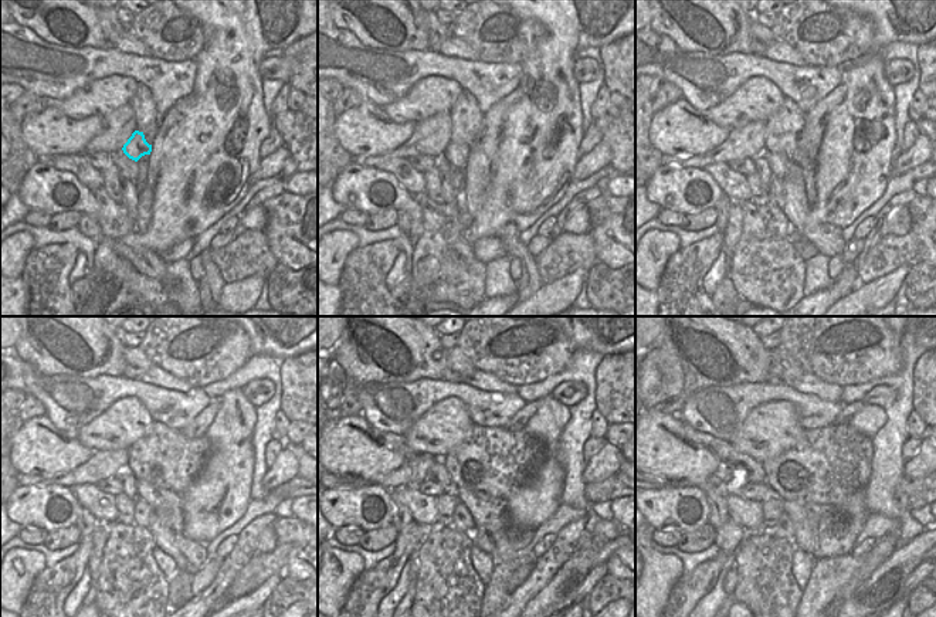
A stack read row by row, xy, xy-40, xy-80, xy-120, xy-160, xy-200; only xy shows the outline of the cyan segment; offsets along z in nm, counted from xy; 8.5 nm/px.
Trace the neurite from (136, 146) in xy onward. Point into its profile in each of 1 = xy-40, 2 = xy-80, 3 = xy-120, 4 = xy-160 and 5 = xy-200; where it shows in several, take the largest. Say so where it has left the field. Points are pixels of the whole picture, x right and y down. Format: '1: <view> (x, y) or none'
1: xy-40 (457, 153)
2: xy-80 (777, 162)
3: xy-120 (156, 498)
4: xy-160 (482, 507)
5: xy-200 (823, 531)

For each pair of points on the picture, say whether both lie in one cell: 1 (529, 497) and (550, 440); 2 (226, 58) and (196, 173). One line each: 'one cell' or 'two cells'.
1: one cell
2: one cell

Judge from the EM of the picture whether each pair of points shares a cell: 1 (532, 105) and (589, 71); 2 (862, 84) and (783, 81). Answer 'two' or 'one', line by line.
1: two
2: two

